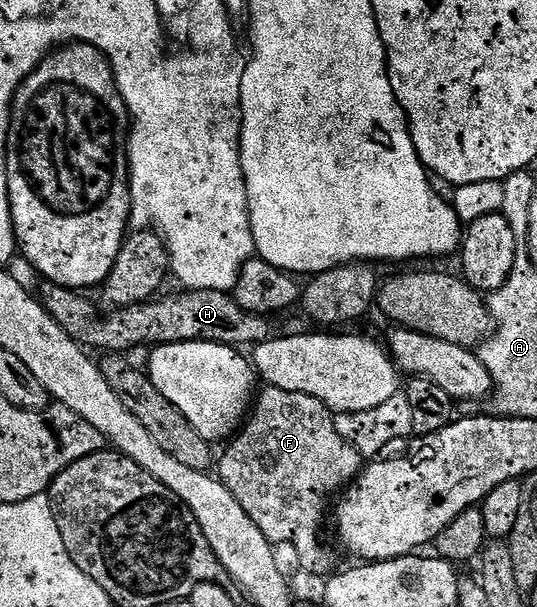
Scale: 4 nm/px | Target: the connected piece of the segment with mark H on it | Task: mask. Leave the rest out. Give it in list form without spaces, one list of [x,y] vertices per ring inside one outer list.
[[[44,281],[38,295],[44,309],[56,320],[58,327],[62,327],[62,331],[70,335],[70,339],[89,350],[109,349],[107,352],[112,355],[123,354],[123,349],[132,349],[135,345],[155,347],[183,341],[209,341],[233,347],[255,347],[273,336],[274,330],[268,322],[271,320],[263,313],[246,311],[231,292],[223,293],[213,289],[179,292],[172,293],[169,297],[149,299],[141,305],[129,305],[127,309],[108,311],[105,317],[84,298],[87,296],[83,292],[56,285],[53,281]]]

